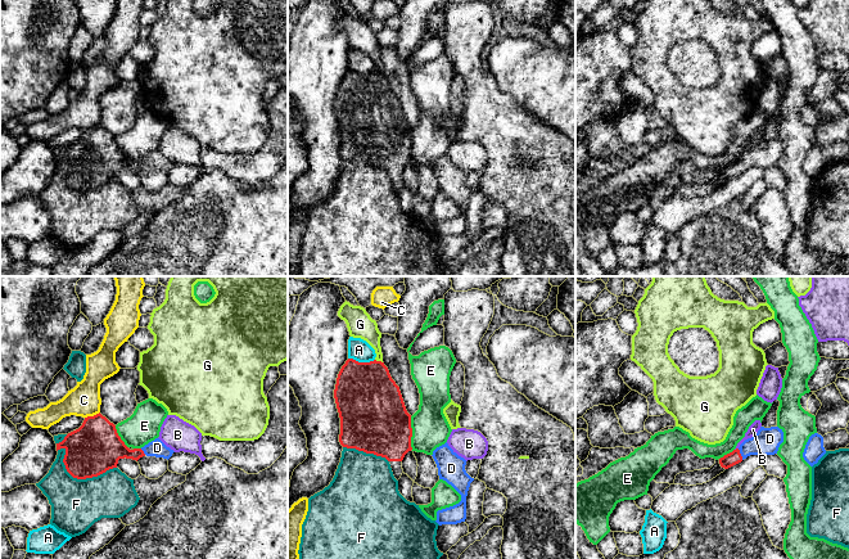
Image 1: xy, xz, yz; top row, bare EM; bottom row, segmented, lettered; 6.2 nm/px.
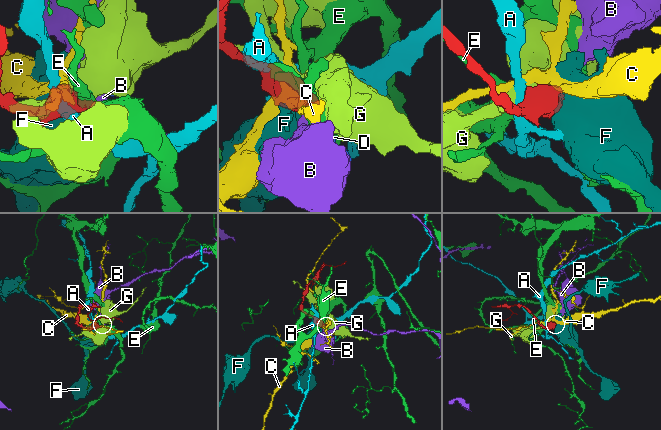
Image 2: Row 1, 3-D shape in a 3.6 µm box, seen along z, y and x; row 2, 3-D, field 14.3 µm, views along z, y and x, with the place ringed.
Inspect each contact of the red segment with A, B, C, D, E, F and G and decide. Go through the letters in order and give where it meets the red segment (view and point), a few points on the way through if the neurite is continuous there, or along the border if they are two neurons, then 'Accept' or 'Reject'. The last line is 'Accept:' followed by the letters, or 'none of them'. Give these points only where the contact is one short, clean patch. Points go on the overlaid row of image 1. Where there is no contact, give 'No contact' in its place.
A: Touches red at xz (361, 363). Reject
B: Touches red at yz (736, 449). Boundary: yz (737, 447), (735, 450). Reject
C: Touches red at xy (91, 417). Boundary: xy (99, 411), (85, 418). Reject
D: Touches red at yz (740, 454). Path across: yz (734, 458), (740, 454), (749, 446), (767, 441). Accept
E: Touches red at xz (411, 433). Reject
F: Touches red at xy (77, 478). Reject
G: Touches red at xz (379, 361). Reject
Accept: D

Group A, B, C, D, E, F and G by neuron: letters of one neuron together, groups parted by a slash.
A / B / C / D / E / F / G

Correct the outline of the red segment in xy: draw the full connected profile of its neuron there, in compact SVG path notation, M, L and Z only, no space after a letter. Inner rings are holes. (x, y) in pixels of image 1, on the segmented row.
M100 413L94 416L85 418L78 429L68 433L62 442L57 443L57 451L60 448L66 450L63 463L67 472L77 479L98 477L109 469L117 468L119 459L126 457L137 461L140 457L146 455L168 460L175 452L159 438L155 438L141 448L130 450L118 436L116 425Z

